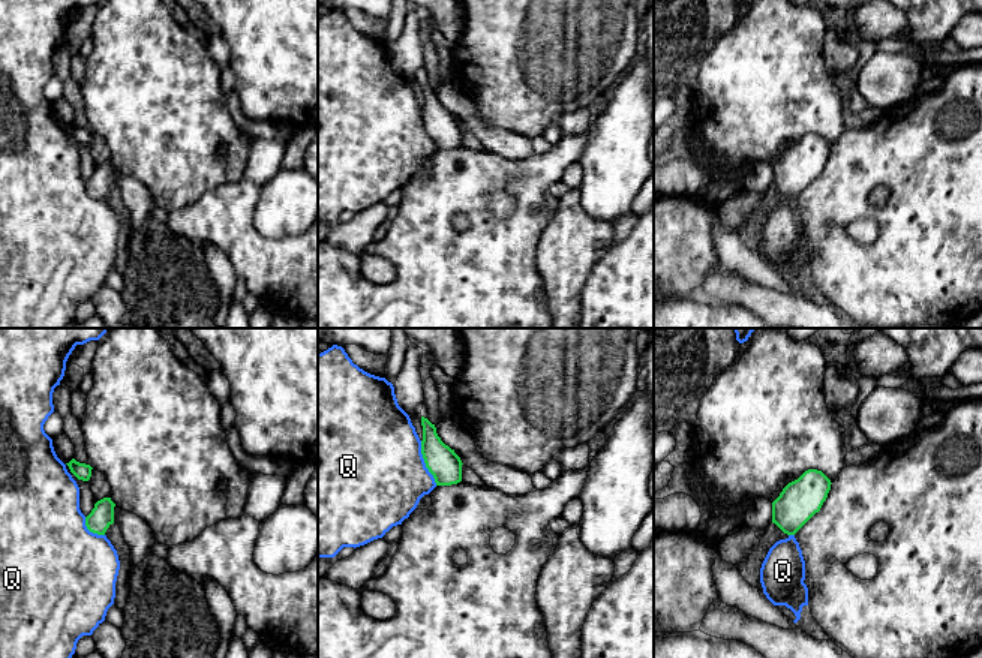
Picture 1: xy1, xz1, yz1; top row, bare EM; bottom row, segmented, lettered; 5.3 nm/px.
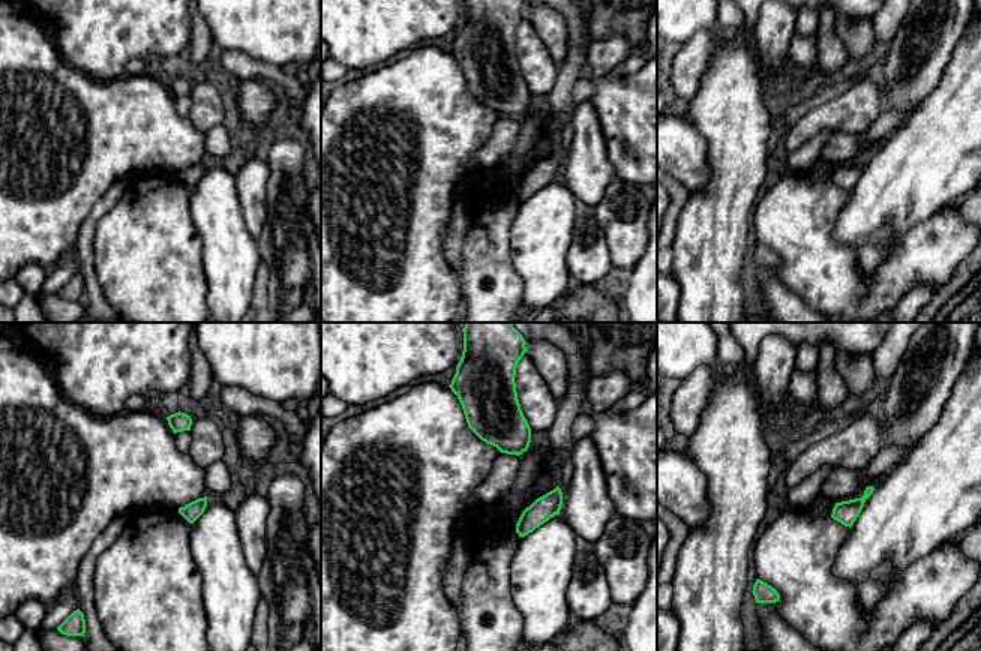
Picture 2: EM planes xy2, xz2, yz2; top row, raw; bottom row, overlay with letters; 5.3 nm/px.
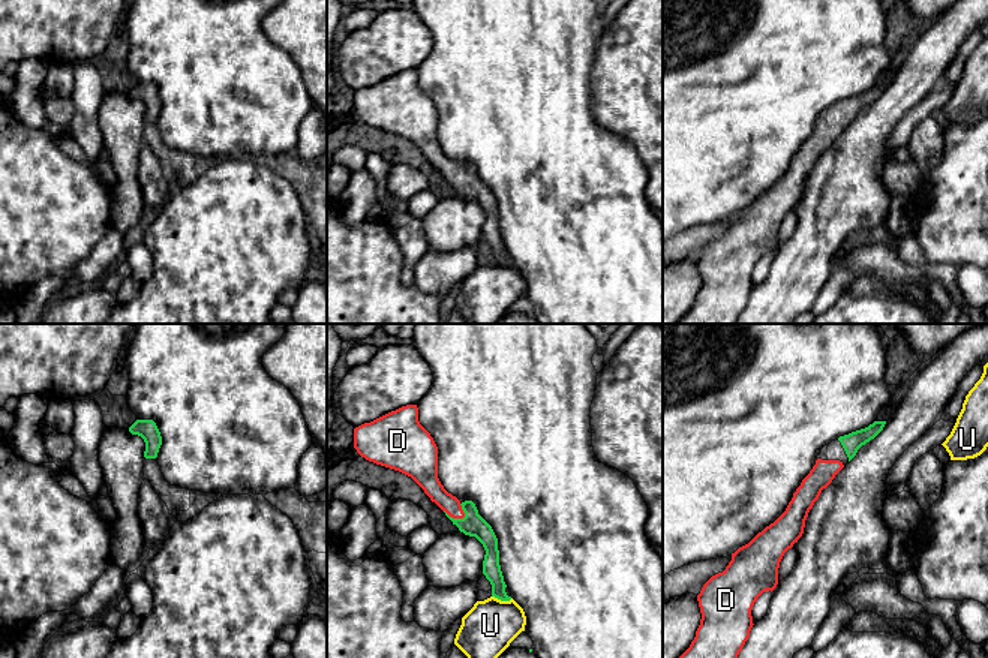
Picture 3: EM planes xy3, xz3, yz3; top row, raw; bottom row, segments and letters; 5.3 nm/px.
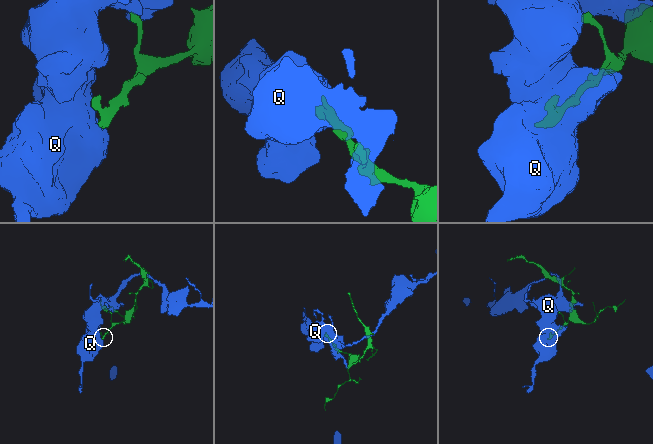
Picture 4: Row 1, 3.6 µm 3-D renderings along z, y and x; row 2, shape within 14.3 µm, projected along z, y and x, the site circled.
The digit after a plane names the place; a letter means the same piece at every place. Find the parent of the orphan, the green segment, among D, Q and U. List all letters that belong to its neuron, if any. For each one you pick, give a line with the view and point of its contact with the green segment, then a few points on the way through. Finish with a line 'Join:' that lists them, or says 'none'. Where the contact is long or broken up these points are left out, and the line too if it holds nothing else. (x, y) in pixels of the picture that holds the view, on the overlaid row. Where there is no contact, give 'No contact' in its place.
D: Touches green at xz3 (455, 519). Path across: xz3 (473, 523), (467, 519), (455, 519), (455, 510), (429, 481)
Join: D

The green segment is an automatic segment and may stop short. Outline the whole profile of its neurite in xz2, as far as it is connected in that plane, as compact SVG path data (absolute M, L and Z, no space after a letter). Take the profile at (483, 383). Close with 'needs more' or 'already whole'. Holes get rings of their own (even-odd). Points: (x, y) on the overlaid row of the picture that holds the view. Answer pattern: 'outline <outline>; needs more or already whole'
outline M466 322L462 332L464 351L448 387L482 441L519 456L531 442L514 382L525 339L512 322Z; already whole

